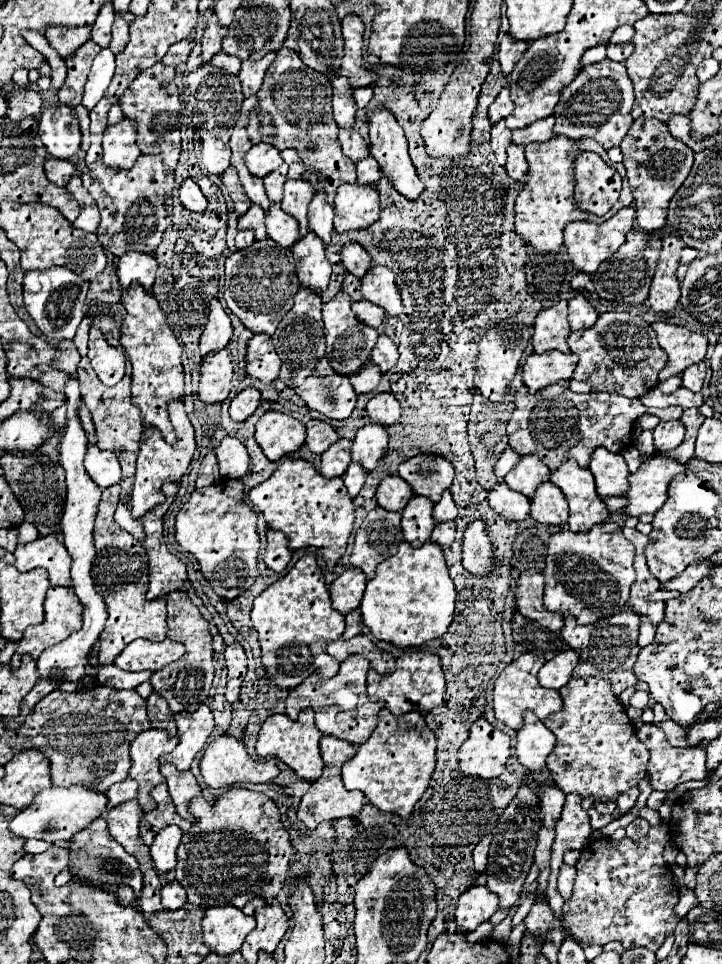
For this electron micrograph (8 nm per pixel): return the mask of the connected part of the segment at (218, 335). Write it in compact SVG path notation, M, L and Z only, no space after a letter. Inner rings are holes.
M211 298L211 312L207 326L201 334L201 356L227 346L231 340L231 320L219 304L219 298Z

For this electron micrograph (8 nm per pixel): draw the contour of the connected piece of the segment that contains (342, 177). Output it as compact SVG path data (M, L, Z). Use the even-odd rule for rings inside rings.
M281 48L271 64L271 68L265 74L263 86L257 92L259 108L271 116L271 122L277 130L275 136L263 136L261 134L261 120L259 116L249 116L249 138L253 144L257 142L271 142L277 150L295 148L301 152L301 160L307 164L307 172L303 174L305 180L317 184L315 172L319 172L325 180L325 192L327 200L335 198L335 192L339 184L343 182L357 182L355 176L355 164L347 160L347 156L341 150L341 144L337 140L339 126L335 124L333 110L331 110L331 84L329 78L315 72L313 68L307 68L297 52Z

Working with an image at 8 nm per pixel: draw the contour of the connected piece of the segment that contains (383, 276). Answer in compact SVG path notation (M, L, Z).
M375 264L367 270L367 274L361 278L361 294L365 300L385 308L385 312L391 316L397 316L403 310L395 276L387 266Z

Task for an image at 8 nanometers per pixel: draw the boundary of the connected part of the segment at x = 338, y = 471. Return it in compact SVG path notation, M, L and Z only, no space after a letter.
M337 440L335 444L331 444L323 454L321 454L321 464L319 464L319 472L325 478L335 478L341 476L349 462L351 462L351 440Z

